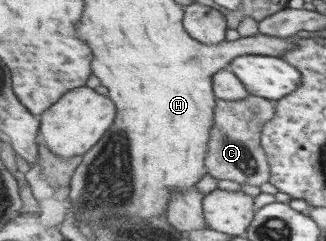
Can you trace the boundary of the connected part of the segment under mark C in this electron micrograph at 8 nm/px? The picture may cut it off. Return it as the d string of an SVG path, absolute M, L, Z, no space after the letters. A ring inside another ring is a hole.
M250 95L241 101L217 99L214 125L206 156L206 166L216 179L228 179L234 183L259 186L270 182L269 159L262 147L261 137L265 127L277 113L276 100Z

